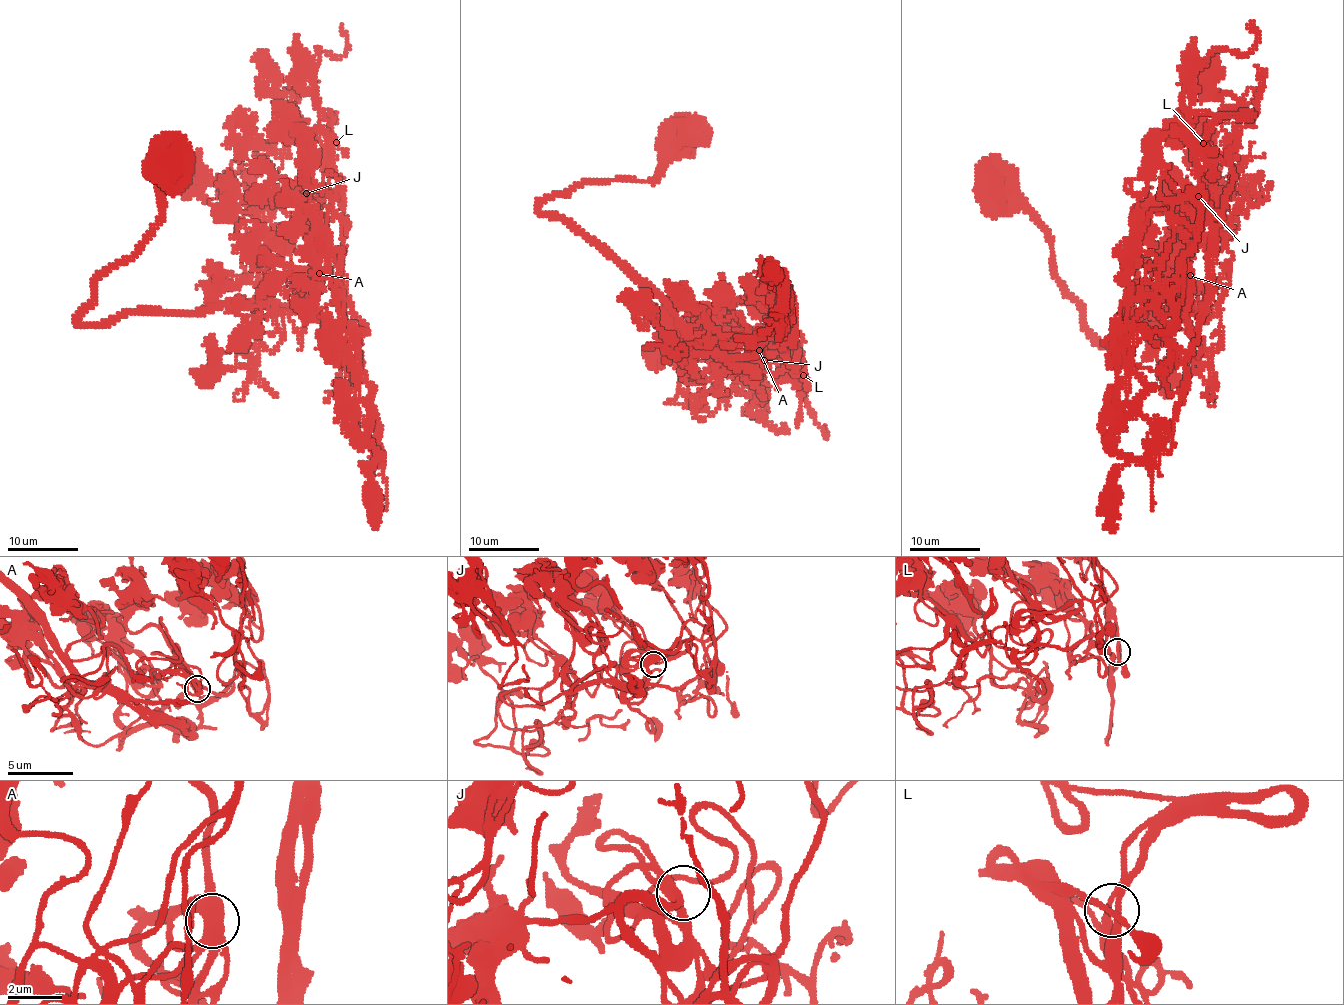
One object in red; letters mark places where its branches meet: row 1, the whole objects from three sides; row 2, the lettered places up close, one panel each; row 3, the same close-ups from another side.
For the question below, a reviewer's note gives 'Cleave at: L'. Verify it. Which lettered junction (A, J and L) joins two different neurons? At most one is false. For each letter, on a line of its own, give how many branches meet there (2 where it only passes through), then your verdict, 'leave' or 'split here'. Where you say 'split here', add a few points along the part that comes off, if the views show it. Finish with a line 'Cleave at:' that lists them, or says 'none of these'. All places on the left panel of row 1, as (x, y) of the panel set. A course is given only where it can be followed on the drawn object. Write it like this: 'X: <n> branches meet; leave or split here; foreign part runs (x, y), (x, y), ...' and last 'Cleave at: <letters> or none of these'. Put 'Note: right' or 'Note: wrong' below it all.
A: 2 branches meet; leave
J: 3 branches meet; leave
L: 2 branches meet; leave
Cleave at: none of these
Note: wrong

